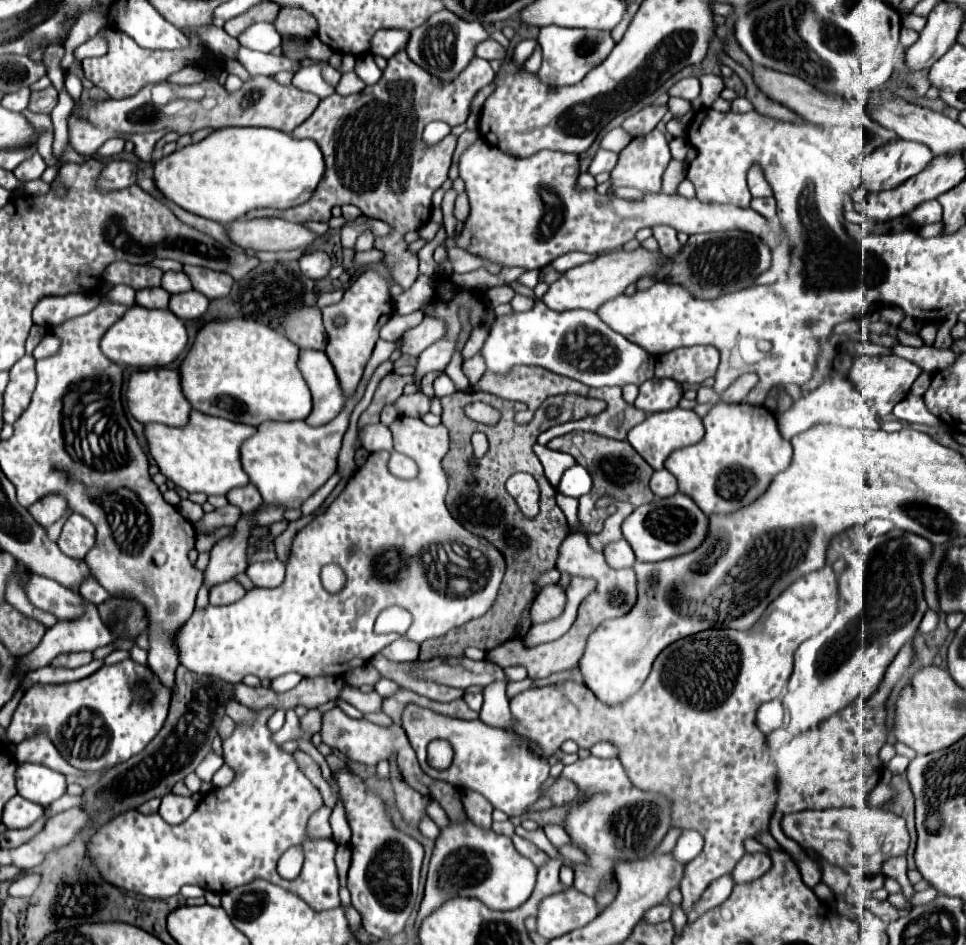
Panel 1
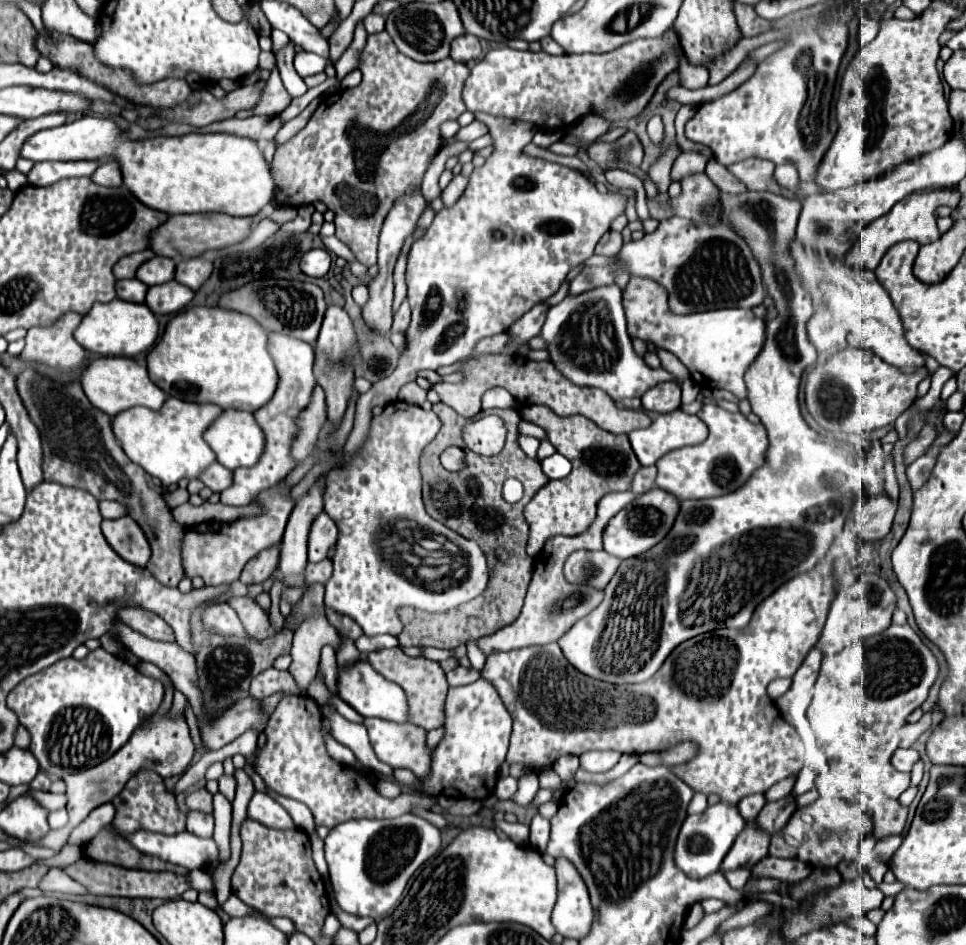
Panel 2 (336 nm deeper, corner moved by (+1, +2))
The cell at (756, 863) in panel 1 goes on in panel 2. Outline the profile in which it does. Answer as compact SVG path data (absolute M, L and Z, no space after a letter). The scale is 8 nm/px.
M789 794L781 800L775 800L775 802L767 802L763 806L763 810L759 812L759 816L755 818L755 822L767 830L769 834L773 832L779 832L779 828L783 828L787 824L787 820L791 818L791 814L797 810L797 802L795 802L795 796Z

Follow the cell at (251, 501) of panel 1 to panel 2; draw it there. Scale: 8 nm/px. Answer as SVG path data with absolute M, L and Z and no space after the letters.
M219 462L211 464L209 468L205 468L201 474L199 474L199 480L211 488L213 492L223 492L225 488L231 486L231 480L233 480L233 472L227 470L225 466L221 466Z

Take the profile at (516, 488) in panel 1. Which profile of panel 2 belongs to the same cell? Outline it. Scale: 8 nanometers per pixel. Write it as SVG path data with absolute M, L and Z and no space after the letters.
M525 406L519 410L519 414L523 420L541 426L547 432L555 450L573 464L569 476L561 480L549 480L549 484L545 484L525 506L525 520L529 524L527 554L537 556L547 538L557 534L575 536L581 534L585 528L589 528L595 518L597 502L607 492L629 490L633 474L641 468L641 464L635 452L631 450L629 438L625 434L605 432L595 422L583 416L561 418L555 412L547 410L545 406Z

